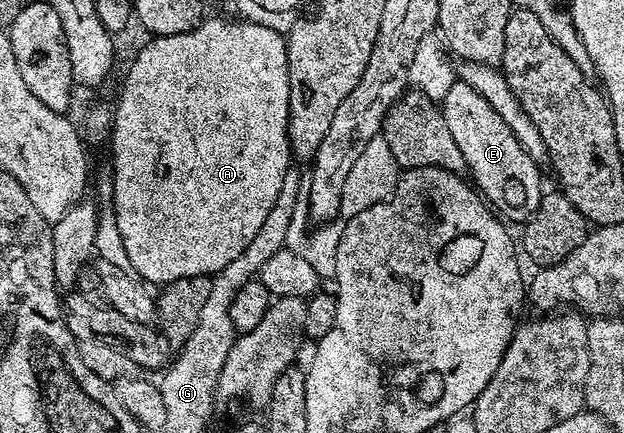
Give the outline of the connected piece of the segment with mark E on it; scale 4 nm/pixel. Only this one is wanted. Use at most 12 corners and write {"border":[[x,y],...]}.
{"border":[[456,80],[441,101],[474,185],[526,223],[539,166],[500,111]]}

